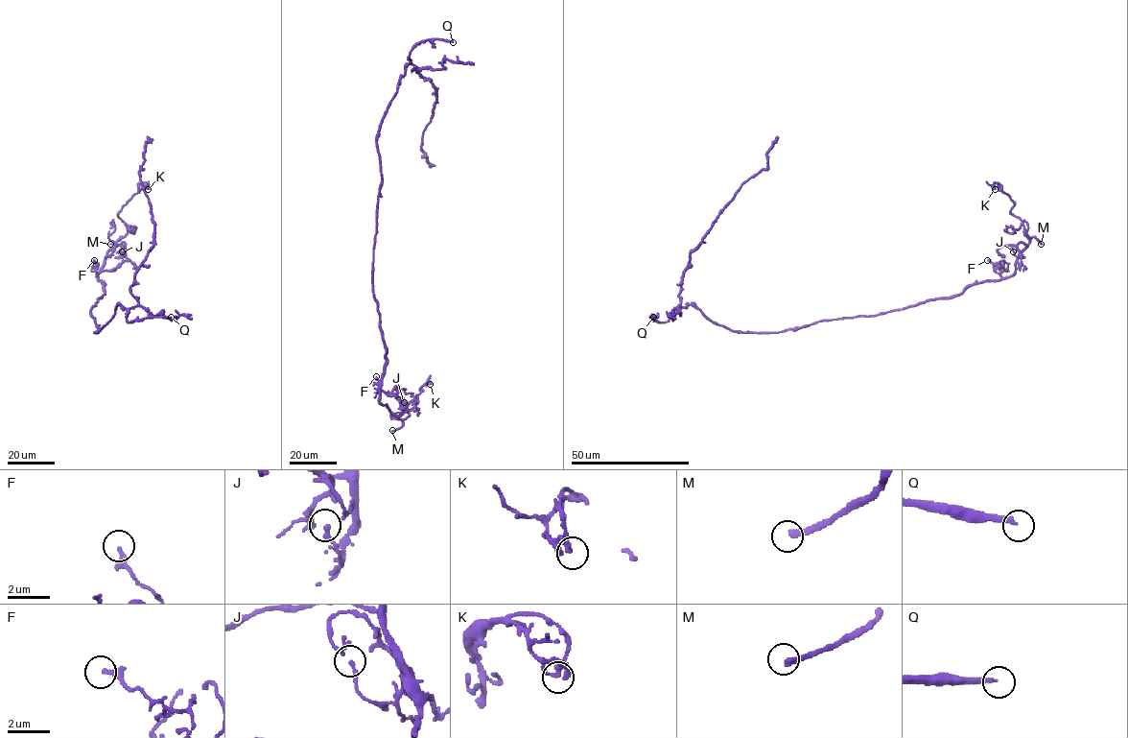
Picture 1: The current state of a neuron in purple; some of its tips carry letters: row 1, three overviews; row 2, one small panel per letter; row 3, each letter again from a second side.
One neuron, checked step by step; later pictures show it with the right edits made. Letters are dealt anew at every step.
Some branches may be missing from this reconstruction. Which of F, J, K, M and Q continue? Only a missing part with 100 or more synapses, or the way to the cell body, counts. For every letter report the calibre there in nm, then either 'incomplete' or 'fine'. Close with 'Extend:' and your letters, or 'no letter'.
F: 220 nm thick; fine
J: 200 nm thick; fine
K: 150 nm thick; fine
M: 280 nm thick; incomplete
Q: 220 nm thick; incomplete
Extend: M, Q

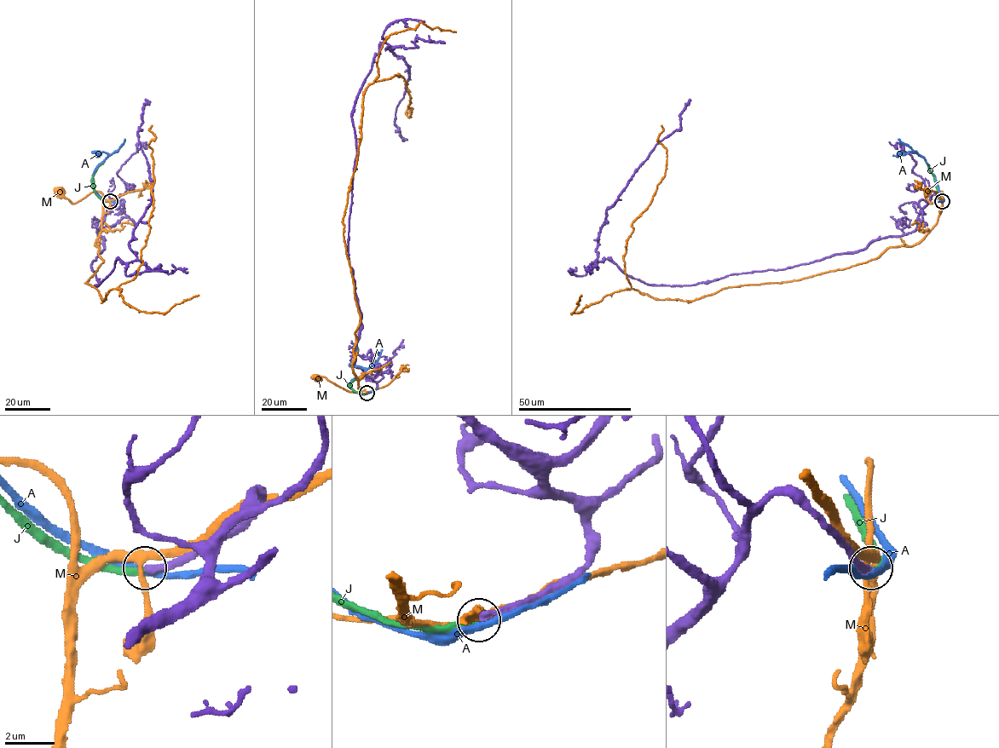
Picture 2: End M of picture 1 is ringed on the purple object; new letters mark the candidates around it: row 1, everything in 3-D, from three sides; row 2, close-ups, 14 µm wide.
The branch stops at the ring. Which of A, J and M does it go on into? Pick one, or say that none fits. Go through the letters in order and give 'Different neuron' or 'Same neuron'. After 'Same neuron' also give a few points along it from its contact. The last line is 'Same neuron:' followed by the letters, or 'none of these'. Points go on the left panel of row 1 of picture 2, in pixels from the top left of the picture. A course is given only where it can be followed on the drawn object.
A: Different neuron
J: Same neuron. Its course: (110, 201), (105, 201), (95, 193), (93, 183), (93, 175), (104, 161)
M: Different neuron
Same neuron: J

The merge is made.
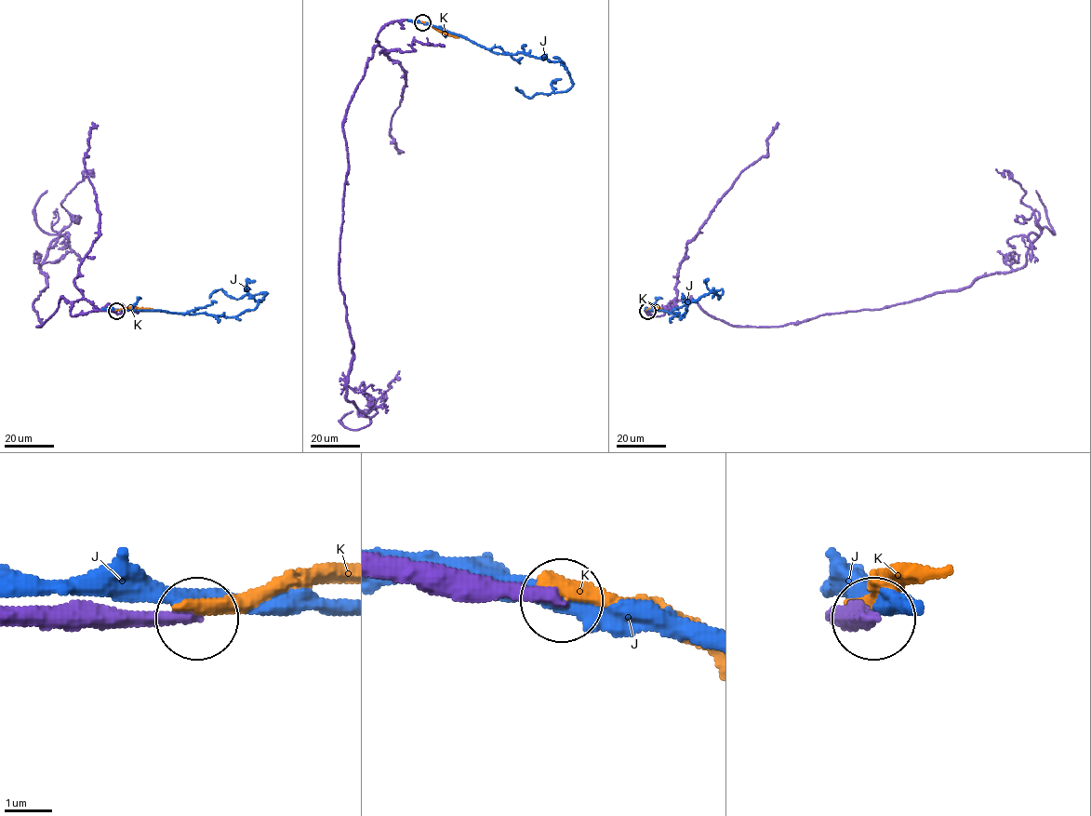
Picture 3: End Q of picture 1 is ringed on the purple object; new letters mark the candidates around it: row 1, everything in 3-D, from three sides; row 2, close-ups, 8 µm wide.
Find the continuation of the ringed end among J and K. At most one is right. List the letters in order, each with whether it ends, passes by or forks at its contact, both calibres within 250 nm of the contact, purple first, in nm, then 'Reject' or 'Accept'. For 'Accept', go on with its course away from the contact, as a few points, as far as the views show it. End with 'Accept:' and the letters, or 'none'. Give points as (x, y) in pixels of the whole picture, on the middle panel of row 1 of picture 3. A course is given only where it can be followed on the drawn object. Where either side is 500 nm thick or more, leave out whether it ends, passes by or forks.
J: It passes by. Thickness 300 nm (purple) against 380 nm. Reject
K: It ends there. Thickness 320 nm (purple) against 320 nm. Reject
Accept: none

